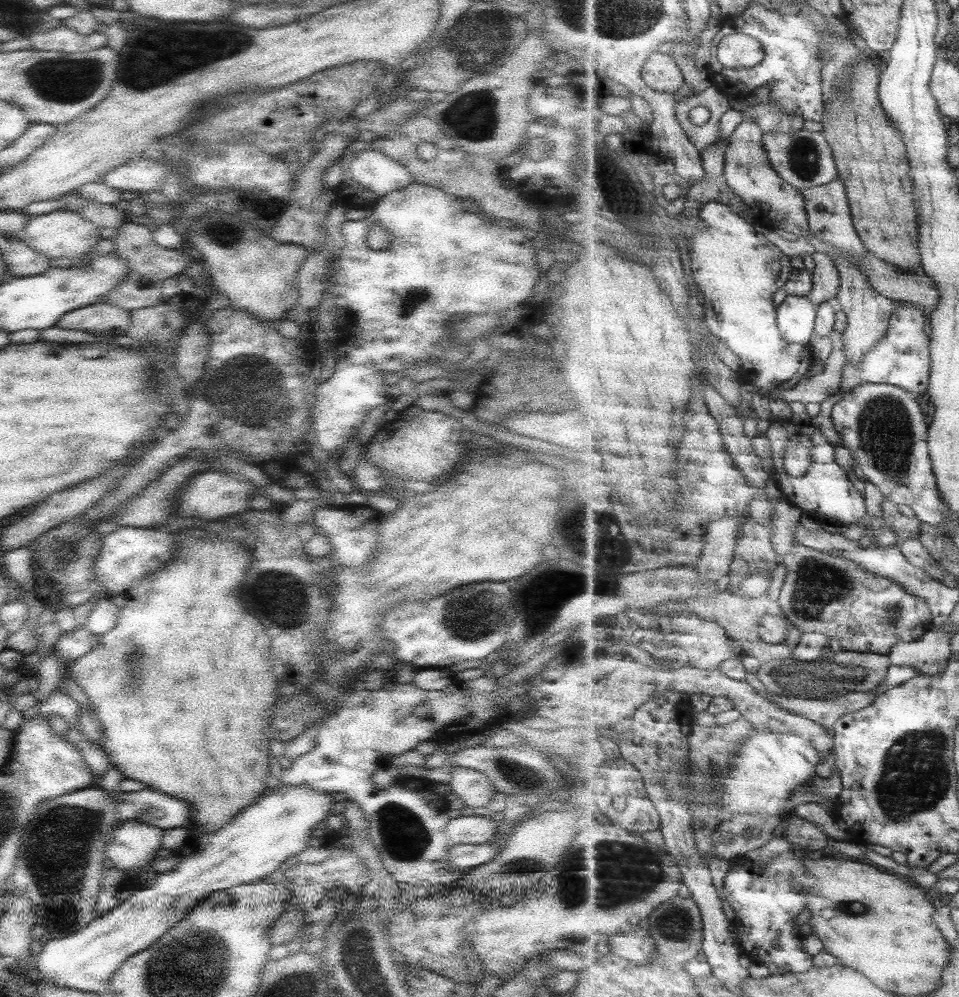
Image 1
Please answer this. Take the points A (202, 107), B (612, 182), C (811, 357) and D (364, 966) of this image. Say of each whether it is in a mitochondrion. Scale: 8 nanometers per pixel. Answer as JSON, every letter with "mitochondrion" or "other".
{"A":"other","B":"mitochondrion","C":"other","D":"mitochondrion"}

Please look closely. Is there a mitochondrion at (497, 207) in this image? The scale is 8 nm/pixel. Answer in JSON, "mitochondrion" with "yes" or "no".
{"mitochondrion":"no"}

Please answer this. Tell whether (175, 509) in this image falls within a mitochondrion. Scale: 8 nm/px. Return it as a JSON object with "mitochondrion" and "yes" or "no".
{"mitochondrion":"no"}

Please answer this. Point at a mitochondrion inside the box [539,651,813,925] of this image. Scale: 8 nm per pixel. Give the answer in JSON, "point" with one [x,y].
{"point":[613,873]}

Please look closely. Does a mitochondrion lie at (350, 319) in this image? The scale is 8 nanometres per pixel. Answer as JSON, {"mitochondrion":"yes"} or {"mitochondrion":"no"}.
{"mitochondrion":"no"}

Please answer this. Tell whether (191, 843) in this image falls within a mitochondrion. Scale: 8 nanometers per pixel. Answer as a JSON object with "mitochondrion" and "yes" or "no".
{"mitochondrion":"no"}

